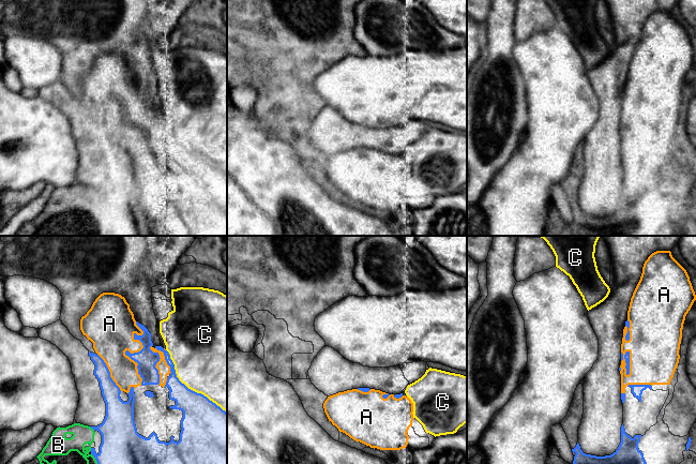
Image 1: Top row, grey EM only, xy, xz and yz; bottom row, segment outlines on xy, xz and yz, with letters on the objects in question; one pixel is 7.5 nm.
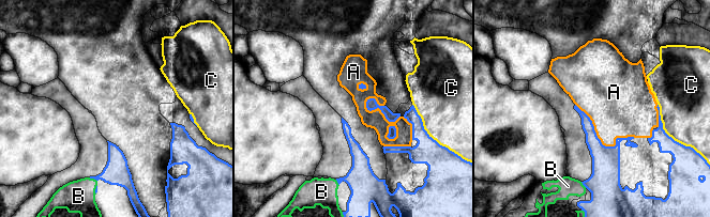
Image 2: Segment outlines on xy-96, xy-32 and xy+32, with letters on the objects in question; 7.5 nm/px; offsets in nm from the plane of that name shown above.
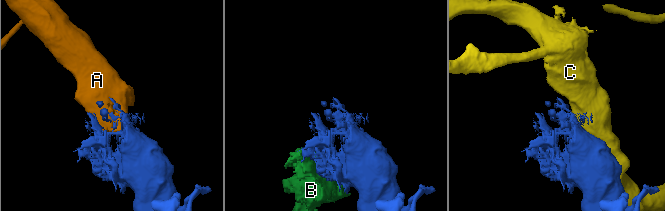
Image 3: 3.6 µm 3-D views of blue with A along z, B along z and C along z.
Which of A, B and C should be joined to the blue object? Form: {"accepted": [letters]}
{"accepted": ["A"]}

